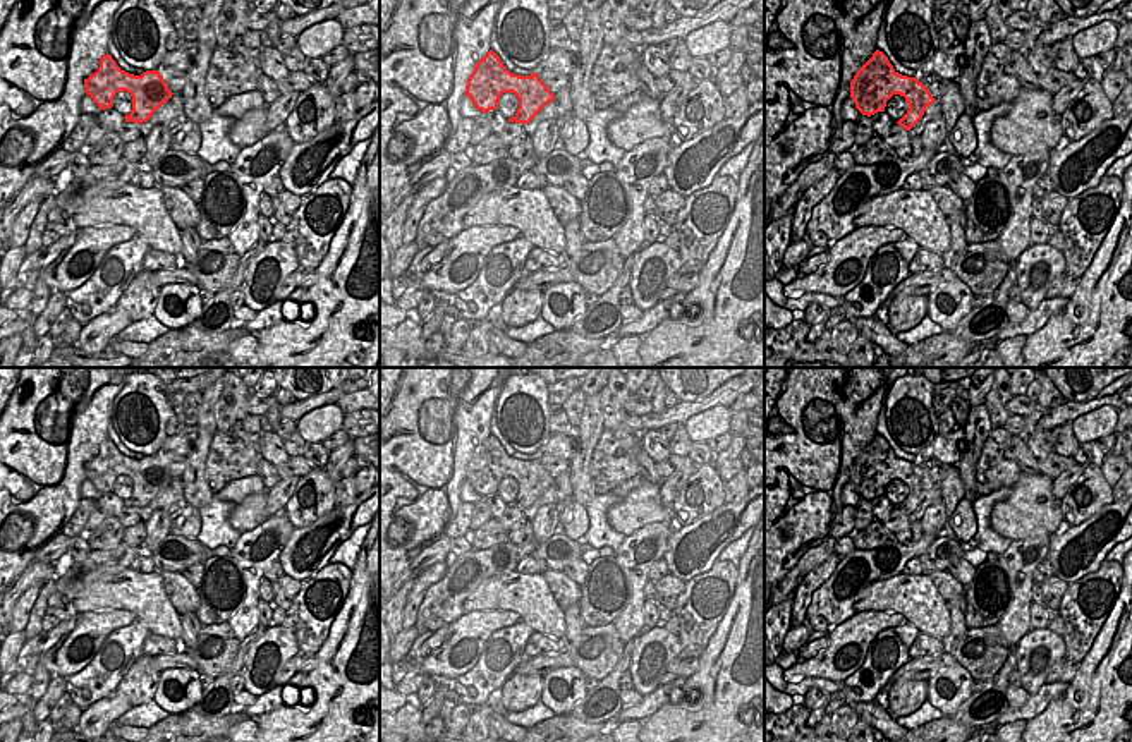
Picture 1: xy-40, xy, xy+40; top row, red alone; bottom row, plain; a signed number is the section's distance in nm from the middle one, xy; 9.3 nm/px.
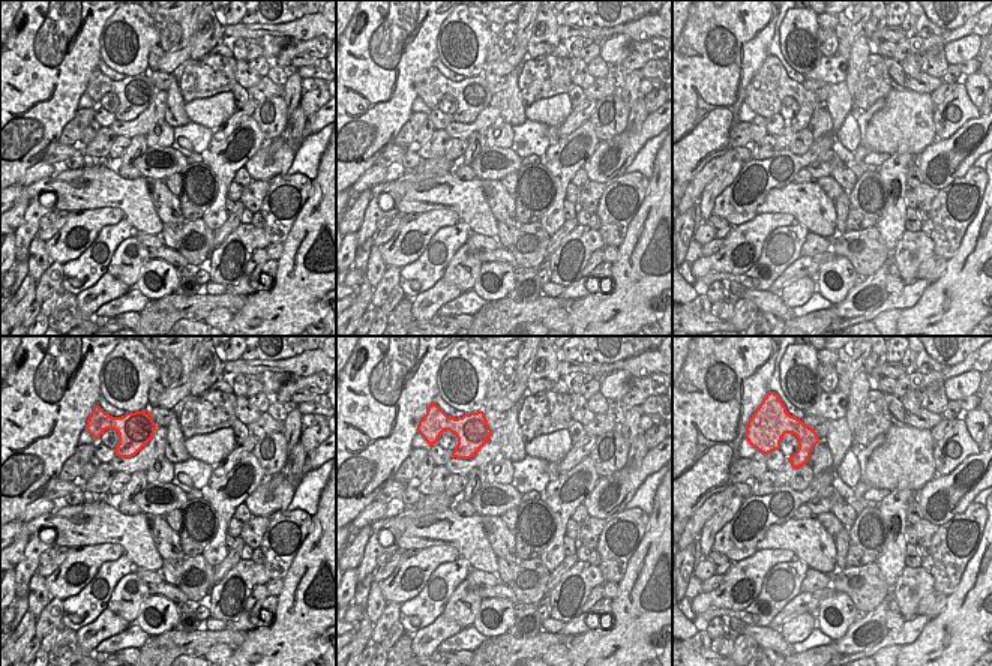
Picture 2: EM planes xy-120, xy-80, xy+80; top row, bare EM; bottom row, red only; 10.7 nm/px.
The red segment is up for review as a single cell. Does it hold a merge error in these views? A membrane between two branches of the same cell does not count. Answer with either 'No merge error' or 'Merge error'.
No merge error.

